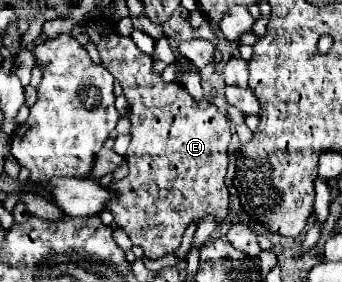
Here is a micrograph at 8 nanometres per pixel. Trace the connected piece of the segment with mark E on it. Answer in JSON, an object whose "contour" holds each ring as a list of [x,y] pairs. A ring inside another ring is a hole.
{"contour":[[[99,18],[99,20],[83,20],[77,26],[85,28],[91,42],[95,42],[103,66],[111,68],[119,62],[119,70],[115,70],[117,82],[123,86],[123,96],[129,102],[129,118],[131,118],[131,146],[127,150],[129,176],[121,182],[111,182],[111,190],[115,190],[115,198],[107,206],[115,222],[125,230],[135,246],[145,250],[147,258],[163,258],[167,254],[175,254],[181,244],[181,236],[187,224],[195,218],[203,218],[205,214],[217,216],[217,220],[225,220],[229,214],[229,190],[225,184],[225,174],[229,166],[229,142],[231,142],[231,124],[225,114],[217,110],[209,100],[195,100],[179,82],[163,82],[159,74],[153,72],[153,58],[143,54],[137,44],[129,36],[121,36],[115,32],[115,24]],[[99,28],[105,32],[101,34]]]}

